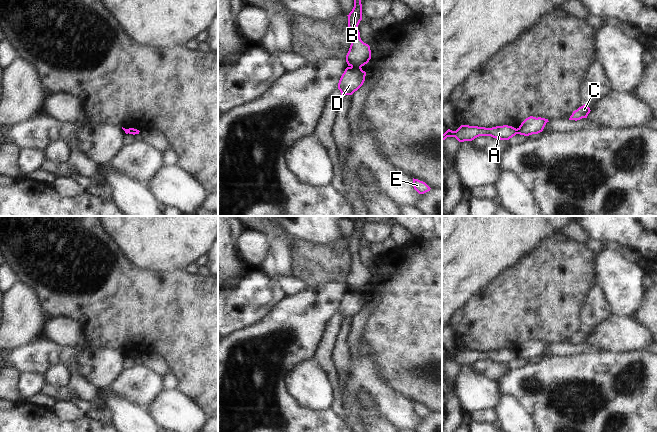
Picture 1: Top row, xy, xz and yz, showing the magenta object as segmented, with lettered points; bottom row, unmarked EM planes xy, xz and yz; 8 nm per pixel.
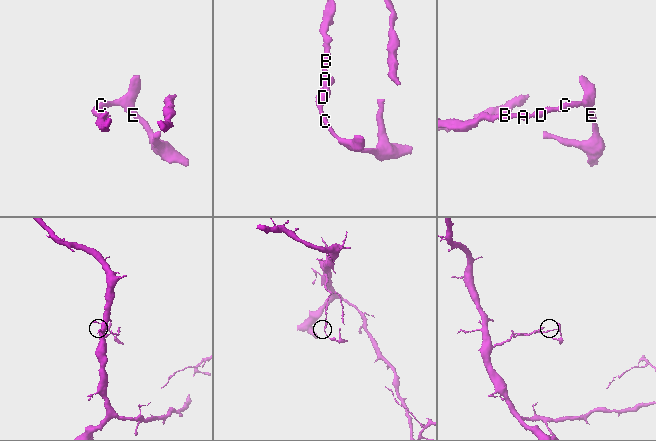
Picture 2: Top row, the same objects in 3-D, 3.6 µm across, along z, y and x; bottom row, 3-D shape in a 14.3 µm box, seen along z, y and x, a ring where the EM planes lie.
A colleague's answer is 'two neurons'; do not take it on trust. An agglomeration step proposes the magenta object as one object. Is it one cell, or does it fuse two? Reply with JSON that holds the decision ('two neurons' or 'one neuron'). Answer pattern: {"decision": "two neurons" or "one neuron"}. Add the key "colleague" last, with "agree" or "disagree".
{"decision": "two neurons", "colleague": "agree"}

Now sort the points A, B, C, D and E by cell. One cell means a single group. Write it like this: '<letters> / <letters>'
A B / C D E

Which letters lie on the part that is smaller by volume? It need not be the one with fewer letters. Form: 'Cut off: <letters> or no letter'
Cut off: C, D, E

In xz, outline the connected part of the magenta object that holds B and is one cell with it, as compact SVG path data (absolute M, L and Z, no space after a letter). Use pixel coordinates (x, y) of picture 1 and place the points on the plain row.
M363 216L353 222L354 231L348 240L348 251L351 258L351 269L346 279L346 286L351 291L362 291L371 283L370 270L364 267L360 262L358 249L362 244L362 228L361 224L364 222Z

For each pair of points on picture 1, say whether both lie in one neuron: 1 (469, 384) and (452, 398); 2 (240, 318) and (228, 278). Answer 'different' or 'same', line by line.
1: different
2: different

